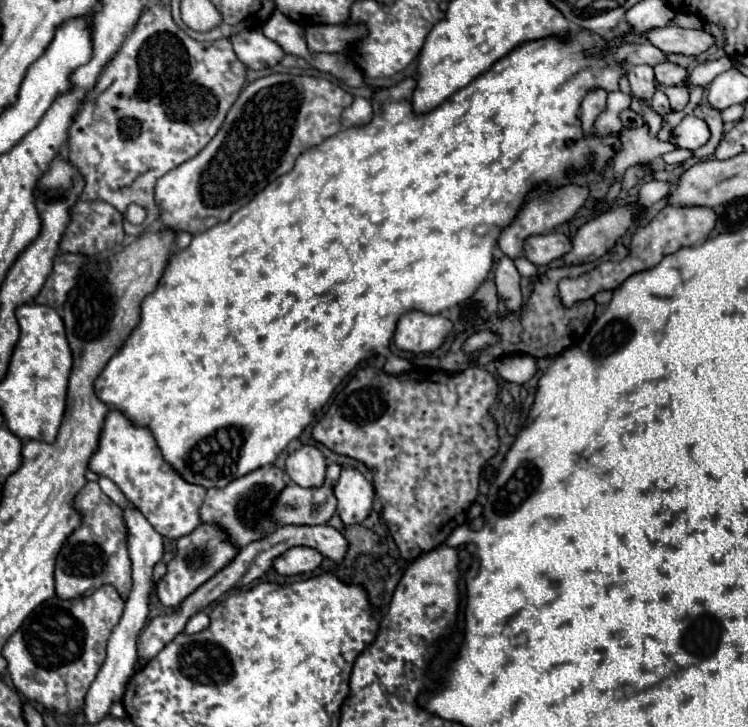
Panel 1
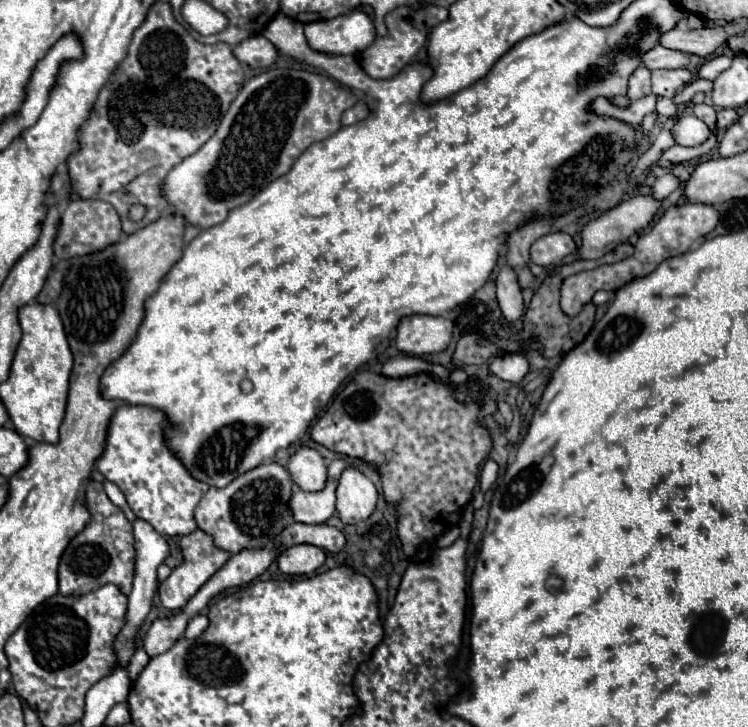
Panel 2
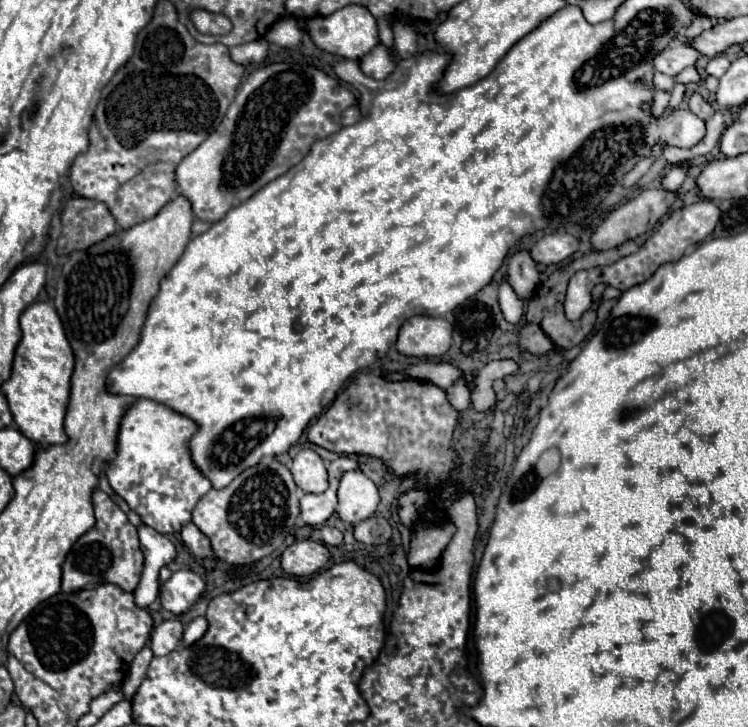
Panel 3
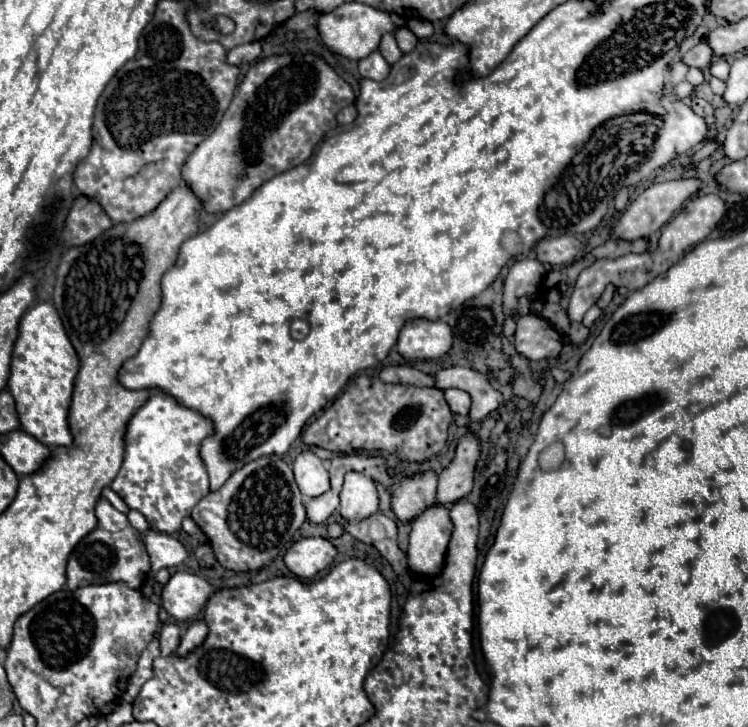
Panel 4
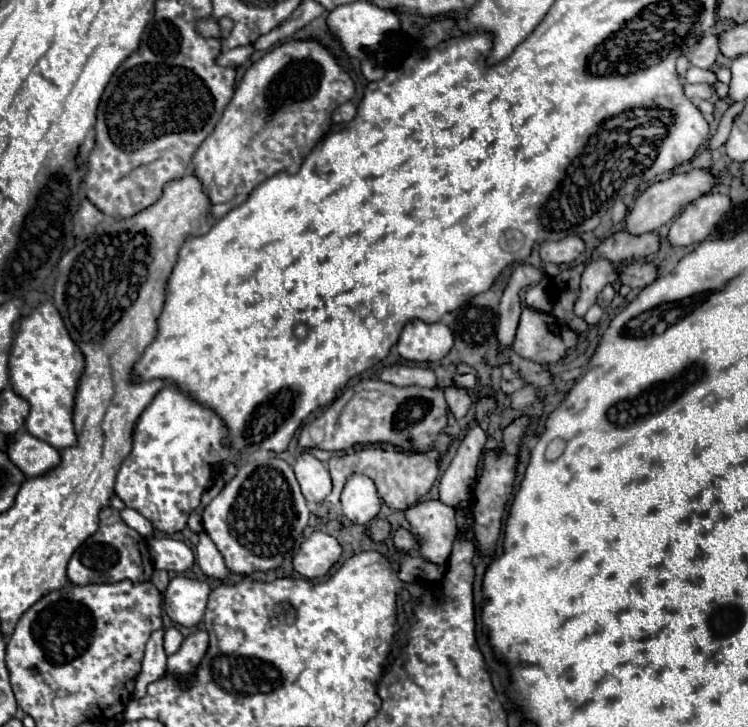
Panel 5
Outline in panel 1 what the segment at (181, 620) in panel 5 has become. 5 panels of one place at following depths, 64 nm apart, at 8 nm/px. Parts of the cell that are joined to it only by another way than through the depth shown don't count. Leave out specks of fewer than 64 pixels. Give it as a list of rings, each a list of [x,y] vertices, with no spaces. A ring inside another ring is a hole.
[[[200,524],[192,534],[178,538],[178,552],[174,560],[168,562],[168,572],[156,586],[156,594],[160,602],[170,608],[180,606],[184,598],[188,598],[198,586],[210,580],[218,570],[222,570],[234,556],[236,556],[236,548],[228,542],[222,528],[214,524]]]

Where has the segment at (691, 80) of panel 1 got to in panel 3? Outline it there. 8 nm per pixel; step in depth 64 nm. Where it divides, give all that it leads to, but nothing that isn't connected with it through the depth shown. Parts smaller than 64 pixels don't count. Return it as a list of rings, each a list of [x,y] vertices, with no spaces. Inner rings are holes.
[[[716,56],[716,58],[712,58],[712,60],[708,62],[706,72],[708,72],[710,76],[722,78],[722,76],[726,74],[726,70],[728,70],[728,68],[730,68],[730,60],[728,60],[726,56]]]

